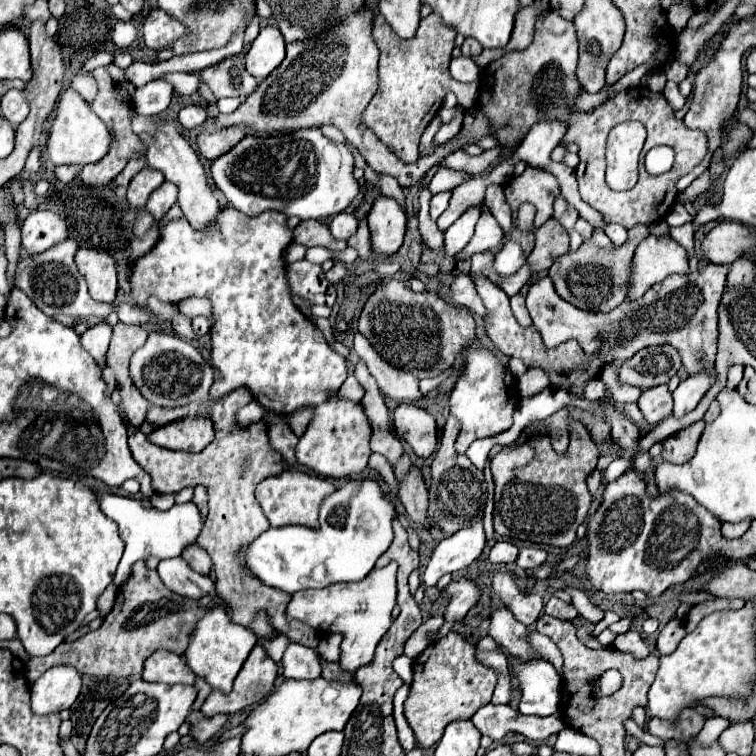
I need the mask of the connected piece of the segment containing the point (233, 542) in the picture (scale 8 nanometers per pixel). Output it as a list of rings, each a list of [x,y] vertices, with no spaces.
[[[239,387],[231,391],[229,395],[221,397],[213,405],[211,419],[215,425],[215,439],[201,453],[169,451],[169,449],[157,447],[149,443],[149,439],[141,431],[129,437],[129,449],[133,453],[133,459],[145,471],[151,473],[153,489],[157,493],[181,491],[183,487],[189,487],[189,485],[193,487],[207,485],[209,515],[207,515],[207,525],[203,527],[197,543],[203,549],[207,549],[207,553],[211,555],[215,563],[215,575],[217,575],[215,589],[221,603],[225,605],[225,611],[229,613],[229,619],[233,619],[233,623],[249,627],[249,623],[253,623],[253,617],[257,617],[263,611],[269,623],[292,642],[316,649],[320,638],[313,628],[299,621],[285,619],[285,607],[291,595],[277,591],[273,587],[267,587],[253,575],[247,575],[247,571],[231,555],[231,549],[239,549],[243,543],[253,541],[257,535],[269,529],[269,521],[255,499],[255,487],[265,477],[275,477],[275,475],[281,475],[283,471],[281,455],[269,445],[267,425],[259,421],[259,423],[249,425],[247,429],[241,429],[235,423],[237,409],[247,405],[251,399],[253,399],[251,391],[247,387]]]

